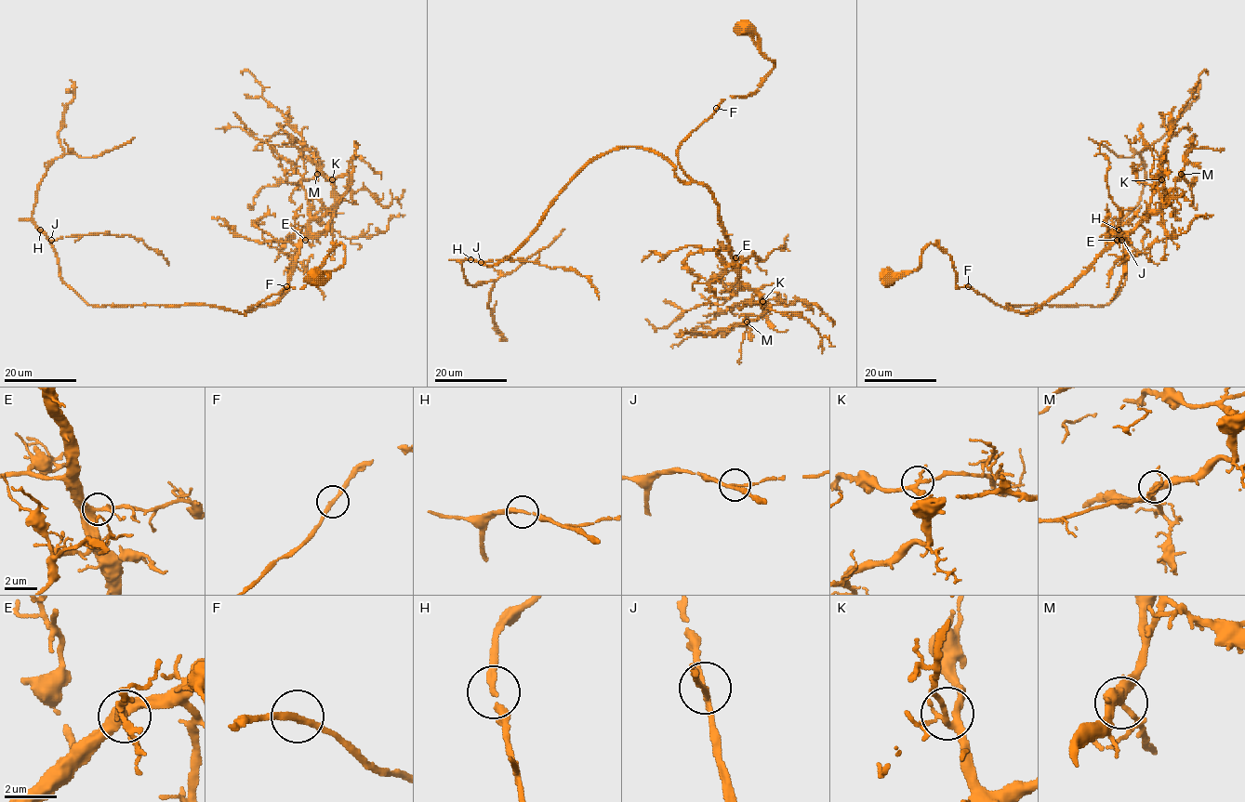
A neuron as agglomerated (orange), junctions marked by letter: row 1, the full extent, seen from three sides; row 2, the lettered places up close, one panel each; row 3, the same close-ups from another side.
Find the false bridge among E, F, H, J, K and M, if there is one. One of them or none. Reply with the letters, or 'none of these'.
none of these

